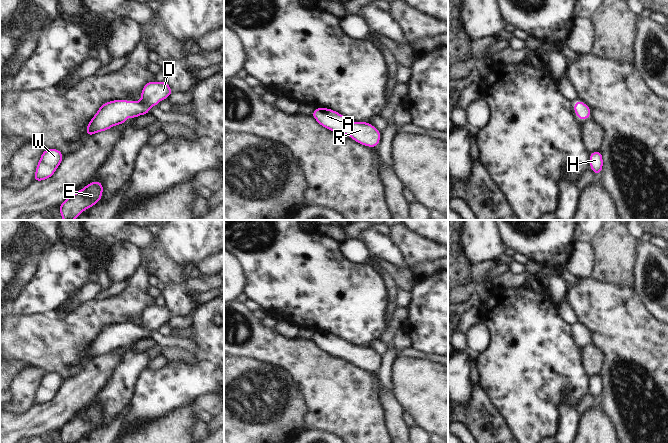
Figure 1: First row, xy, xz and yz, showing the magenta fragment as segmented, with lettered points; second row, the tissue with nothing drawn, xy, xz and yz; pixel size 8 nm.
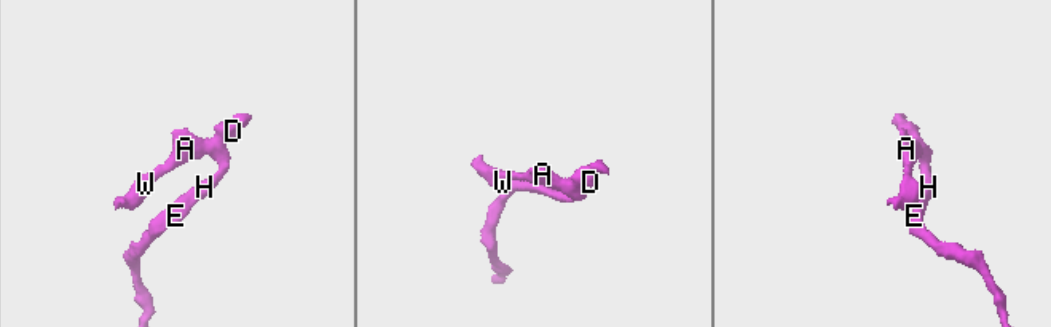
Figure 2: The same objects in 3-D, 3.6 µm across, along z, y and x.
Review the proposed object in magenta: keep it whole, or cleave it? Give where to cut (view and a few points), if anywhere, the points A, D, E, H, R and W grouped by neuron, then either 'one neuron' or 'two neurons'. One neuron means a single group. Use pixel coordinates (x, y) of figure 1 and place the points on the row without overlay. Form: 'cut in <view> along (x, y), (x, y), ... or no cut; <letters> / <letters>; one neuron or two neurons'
no cut; A D E H R W; one neuron

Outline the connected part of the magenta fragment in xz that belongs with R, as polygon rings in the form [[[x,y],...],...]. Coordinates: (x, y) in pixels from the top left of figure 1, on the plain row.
[[[315,332],[312,340],[324,352],[351,360],[359,368],[368,371],[377,371],[379,368],[381,356],[370,347],[351,346],[345,340],[329,332]]]

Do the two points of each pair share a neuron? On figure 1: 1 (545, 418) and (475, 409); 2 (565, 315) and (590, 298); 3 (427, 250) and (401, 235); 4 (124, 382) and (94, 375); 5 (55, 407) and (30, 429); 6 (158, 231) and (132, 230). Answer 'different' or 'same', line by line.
1: different
2: different
3: same
4: different
5: same
6: different

